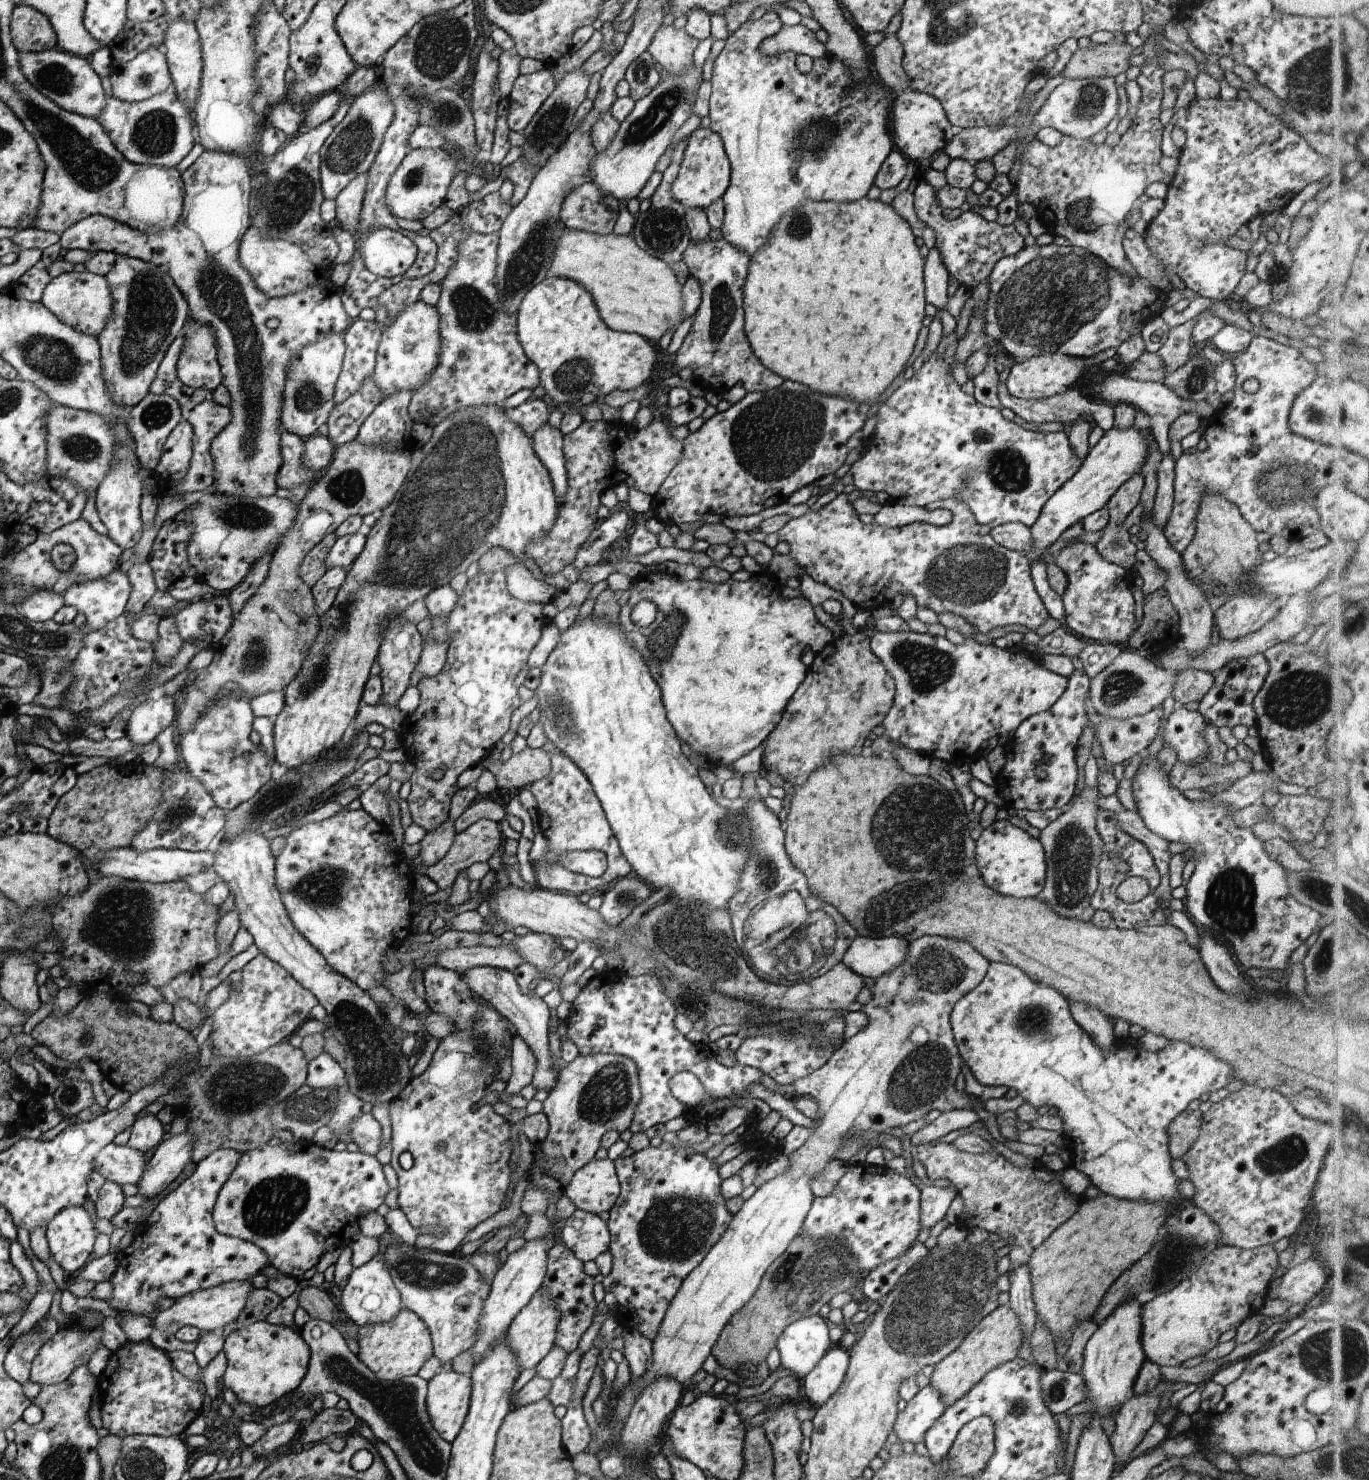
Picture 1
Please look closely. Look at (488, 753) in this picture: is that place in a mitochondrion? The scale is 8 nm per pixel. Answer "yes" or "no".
no

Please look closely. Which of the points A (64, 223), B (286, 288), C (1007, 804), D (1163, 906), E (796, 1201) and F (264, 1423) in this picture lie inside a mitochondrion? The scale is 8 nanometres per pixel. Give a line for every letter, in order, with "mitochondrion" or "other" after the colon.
A: other
B: other
C: other
D: other
E: other
F: other

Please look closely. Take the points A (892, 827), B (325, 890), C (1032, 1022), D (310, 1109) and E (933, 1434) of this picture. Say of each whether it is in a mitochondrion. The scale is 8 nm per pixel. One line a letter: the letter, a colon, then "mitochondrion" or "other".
A: mitochondrion
B: mitochondrion
C: mitochondrion
D: mitochondrion
E: other

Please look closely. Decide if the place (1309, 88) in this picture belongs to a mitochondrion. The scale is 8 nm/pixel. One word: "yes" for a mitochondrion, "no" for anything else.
yes

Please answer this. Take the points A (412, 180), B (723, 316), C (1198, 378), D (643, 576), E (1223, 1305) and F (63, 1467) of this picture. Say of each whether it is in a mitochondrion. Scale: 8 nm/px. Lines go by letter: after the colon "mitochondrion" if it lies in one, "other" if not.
A: mitochondrion
B: mitochondrion
C: mitochondrion
D: other
E: other
F: mitochondrion

